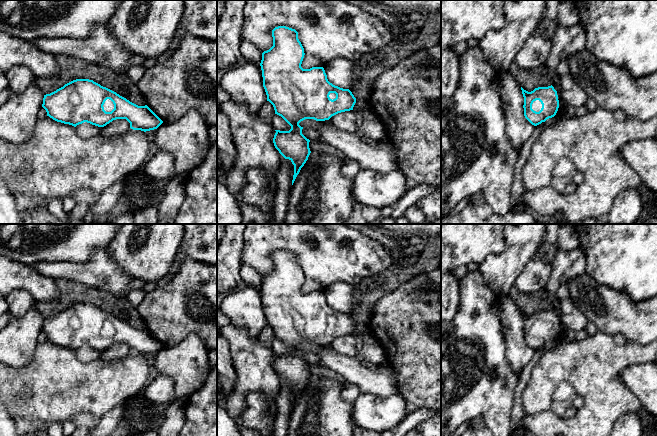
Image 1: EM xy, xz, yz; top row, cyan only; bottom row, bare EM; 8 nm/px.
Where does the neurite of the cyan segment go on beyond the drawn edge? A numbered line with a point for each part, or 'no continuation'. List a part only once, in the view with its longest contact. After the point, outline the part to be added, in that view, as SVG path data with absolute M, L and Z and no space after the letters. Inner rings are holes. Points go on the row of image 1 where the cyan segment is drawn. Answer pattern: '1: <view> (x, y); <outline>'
1: xy (108, 106); M107 99L103 107L106 112L111 112L114 109L114 104L110 99Z

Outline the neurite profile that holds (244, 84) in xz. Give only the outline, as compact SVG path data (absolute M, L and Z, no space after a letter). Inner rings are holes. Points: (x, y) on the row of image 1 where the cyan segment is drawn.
M246 62L231 68L219 86L229 94L230 100L245 104L253 114L258 114L260 107L267 101L262 70L258 63Z

